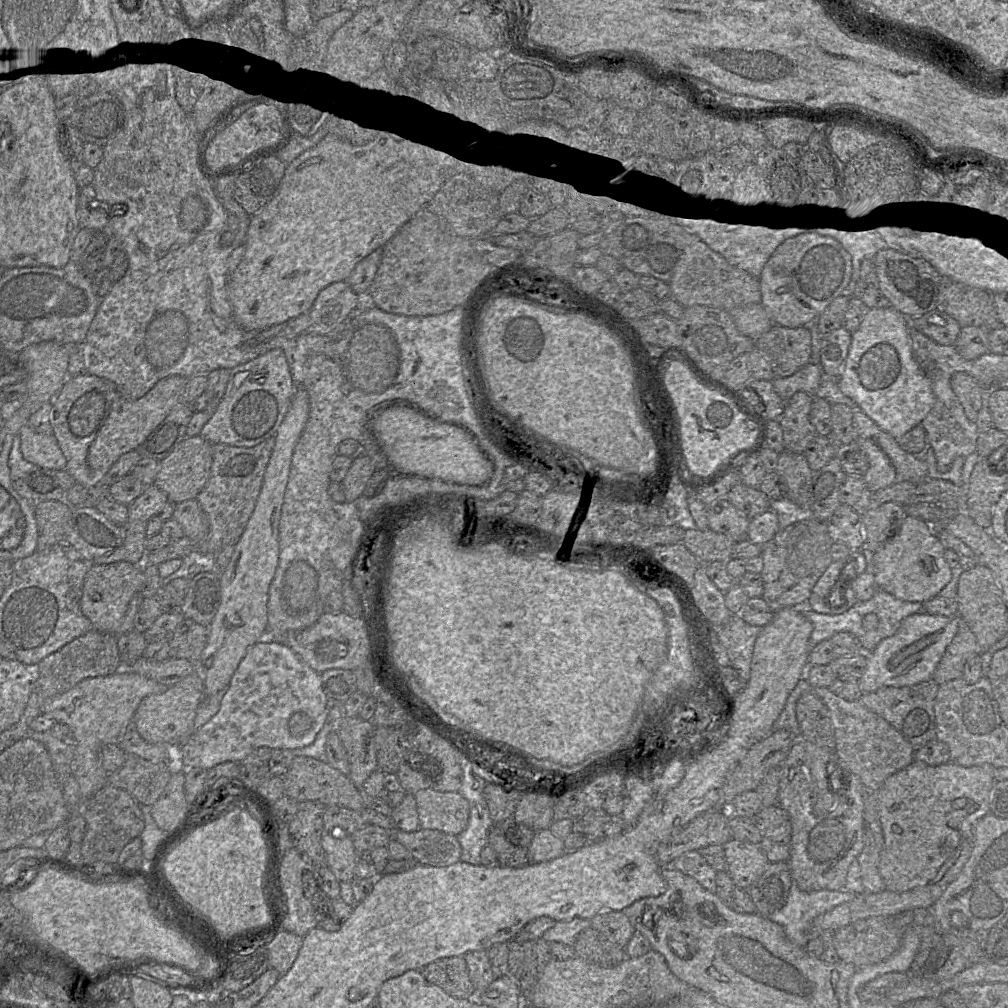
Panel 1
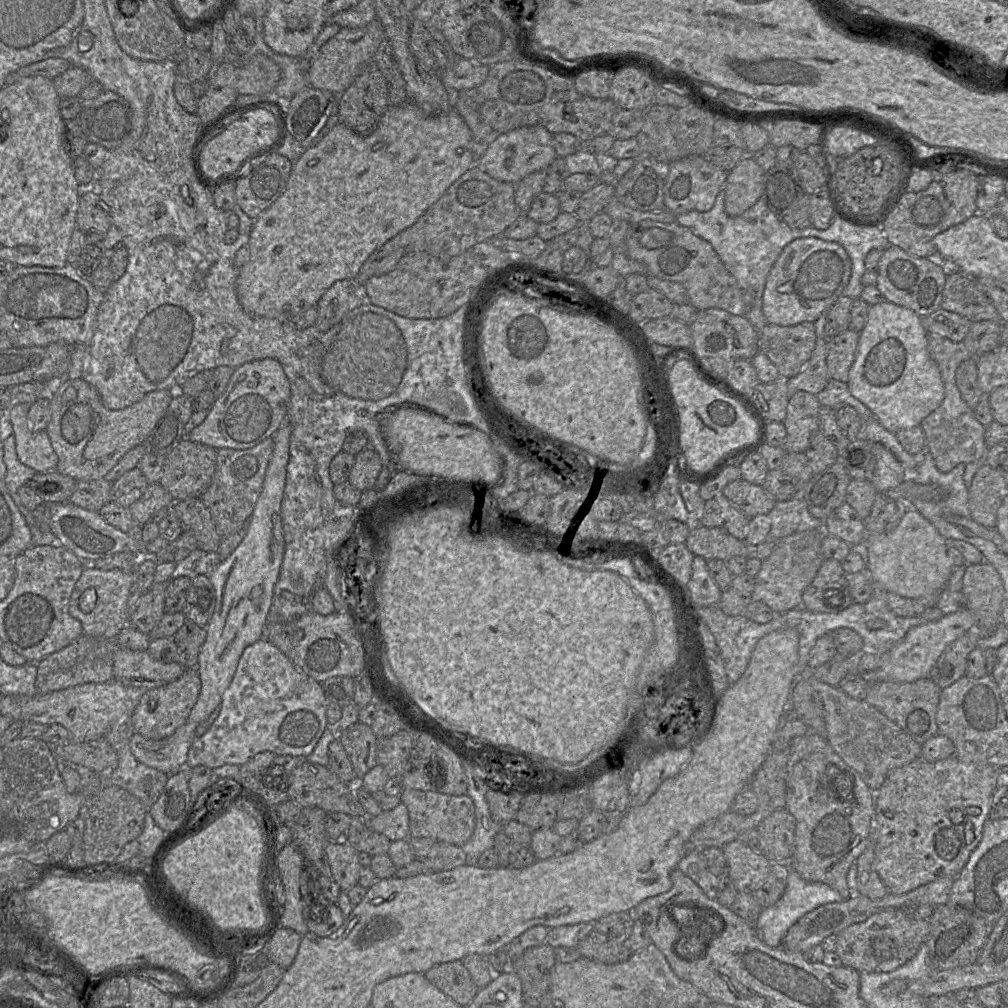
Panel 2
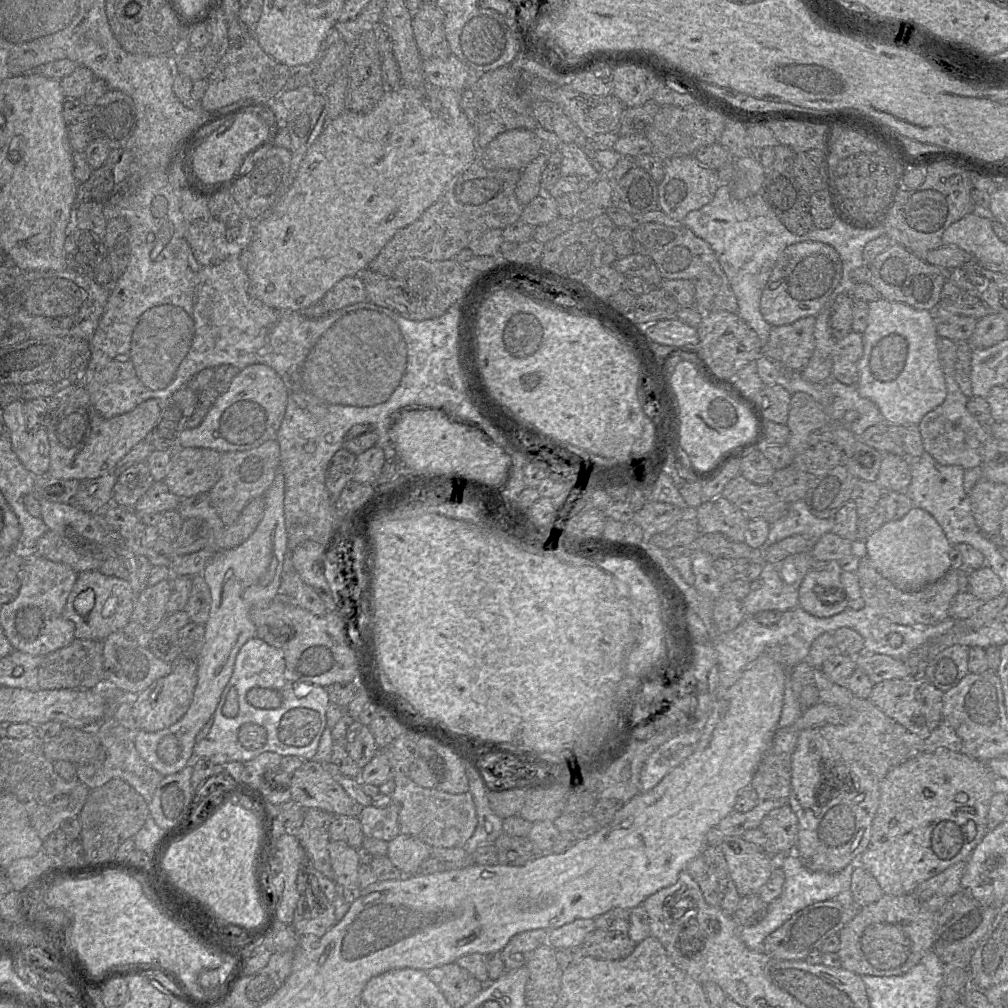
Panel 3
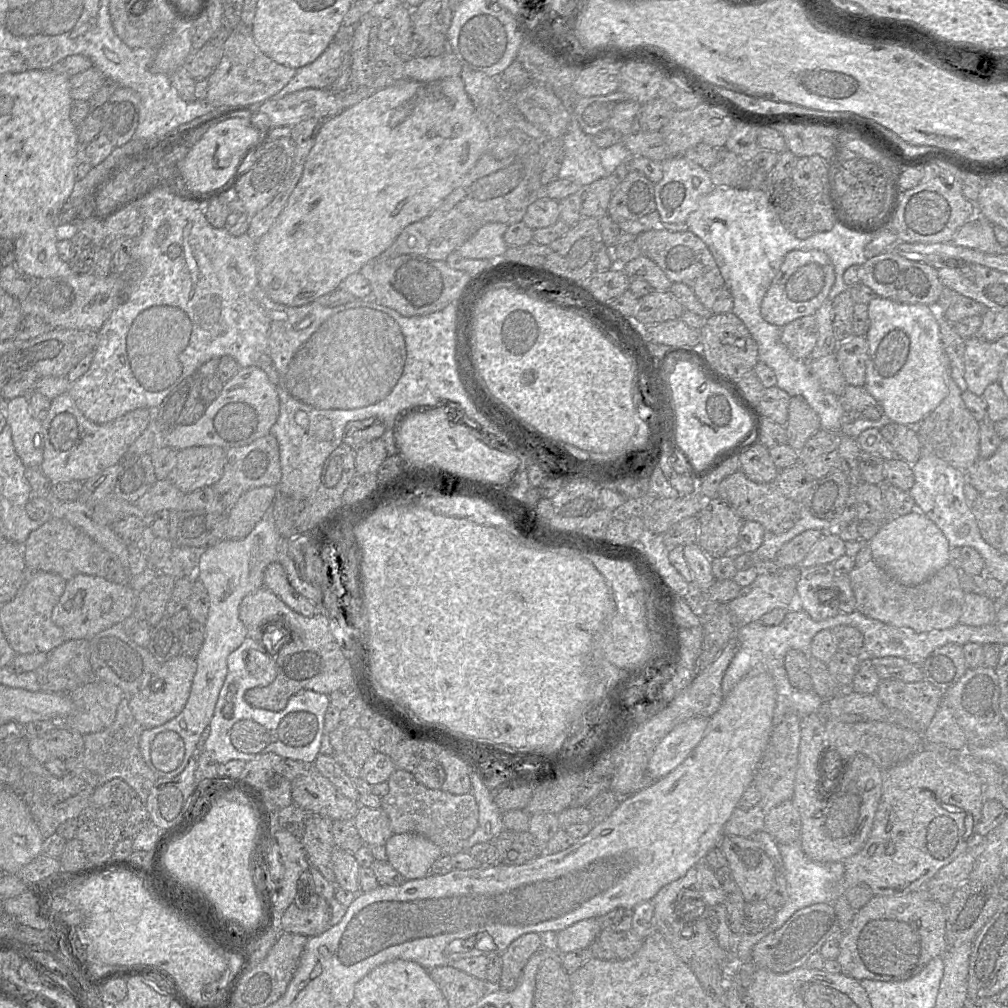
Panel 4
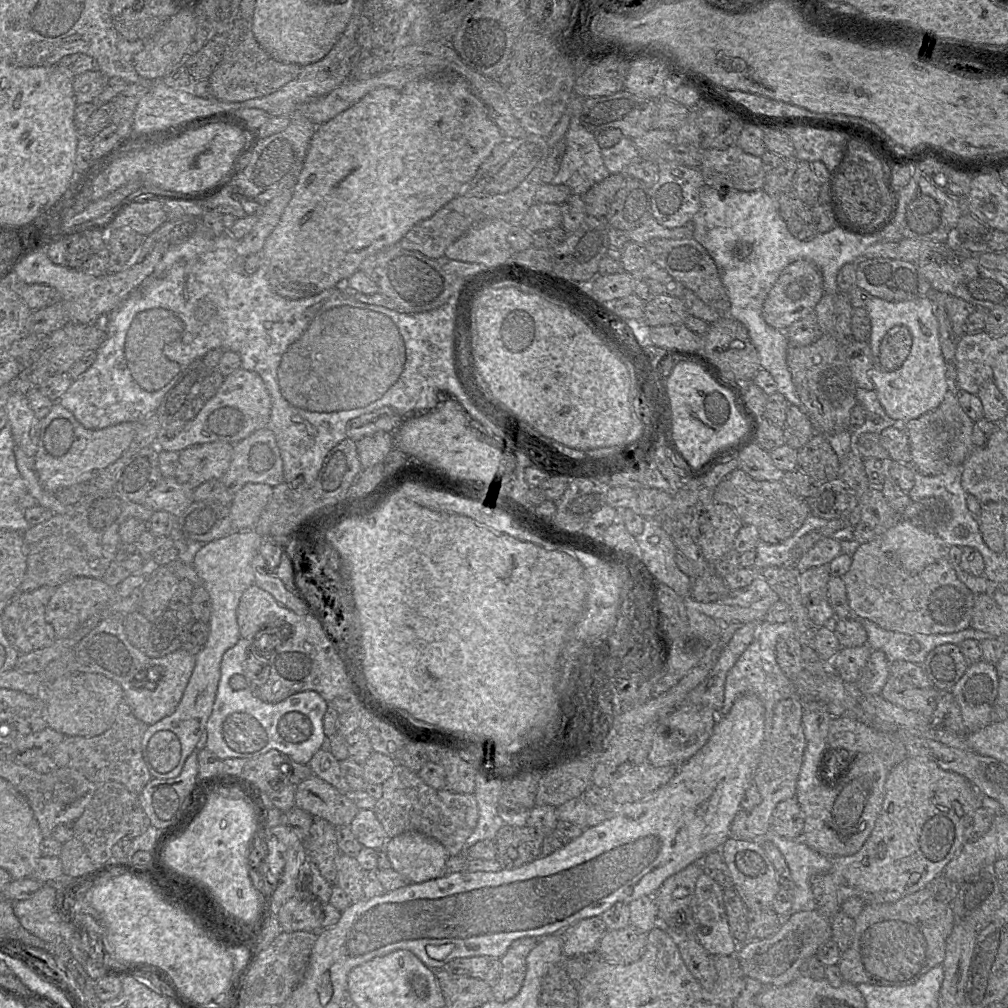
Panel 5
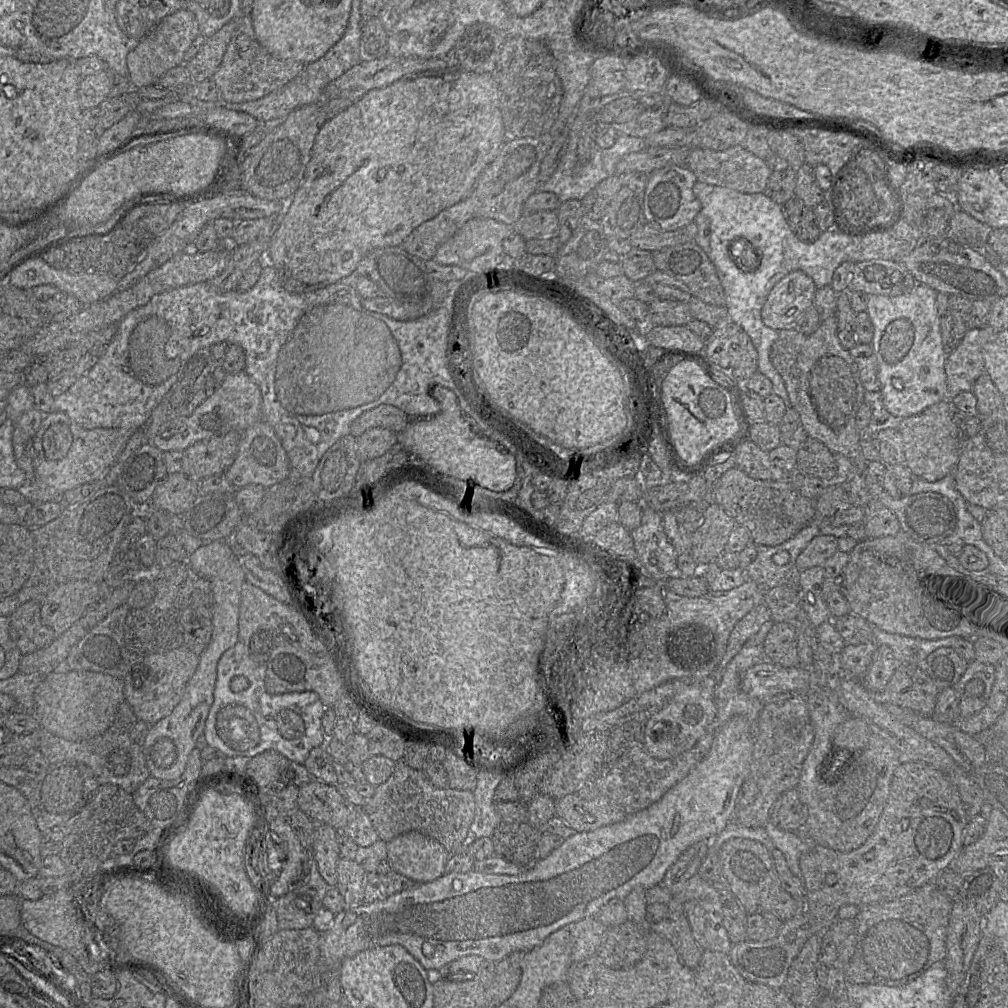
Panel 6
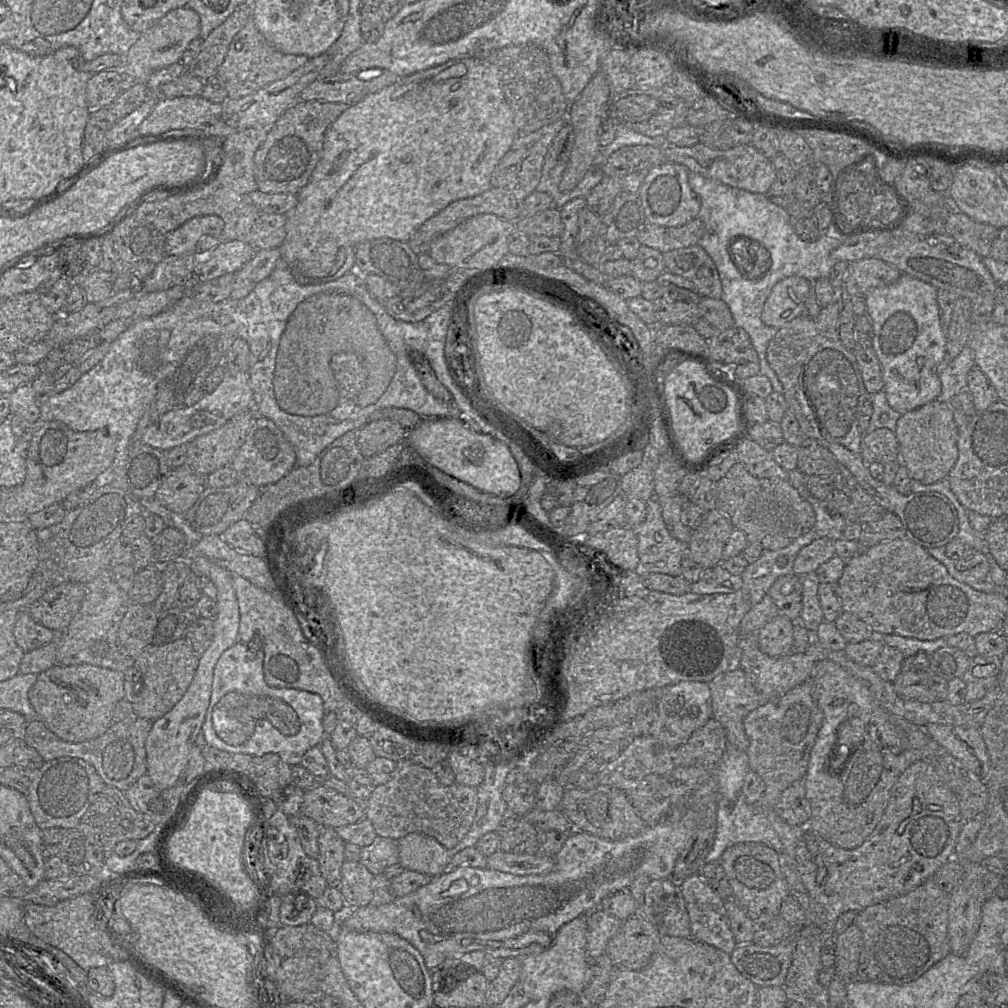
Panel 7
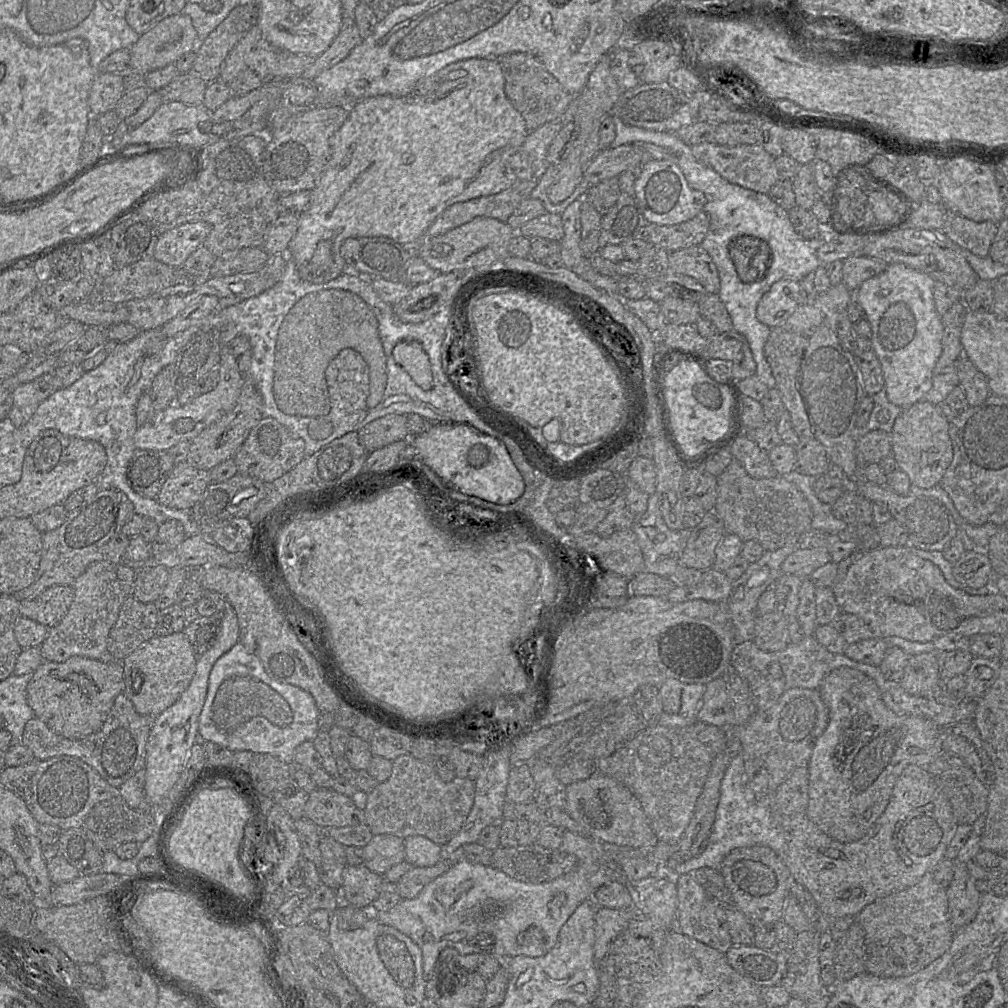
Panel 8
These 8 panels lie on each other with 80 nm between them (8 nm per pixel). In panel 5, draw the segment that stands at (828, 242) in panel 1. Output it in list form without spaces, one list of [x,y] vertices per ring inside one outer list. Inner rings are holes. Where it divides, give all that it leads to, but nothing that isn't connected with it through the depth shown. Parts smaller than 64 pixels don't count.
[[[796,260],[787,265],[763,304],[763,317],[772,327],[785,331],[794,322],[814,312],[817,303],[824,294],[823,277],[820,269],[811,261]]]

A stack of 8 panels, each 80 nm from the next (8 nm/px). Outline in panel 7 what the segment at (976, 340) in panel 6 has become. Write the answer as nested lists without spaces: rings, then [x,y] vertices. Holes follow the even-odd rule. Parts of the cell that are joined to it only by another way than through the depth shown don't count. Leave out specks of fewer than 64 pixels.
[[[967,344],[960,354],[940,372],[941,392],[936,400],[947,403],[954,395],[965,390],[967,374],[974,366],[974,351]]]

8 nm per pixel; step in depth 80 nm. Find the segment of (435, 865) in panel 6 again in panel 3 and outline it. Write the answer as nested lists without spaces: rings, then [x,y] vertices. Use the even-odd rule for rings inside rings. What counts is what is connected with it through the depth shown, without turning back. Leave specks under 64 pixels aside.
[[[404,833],[388,842],[387,856],[404,876],[416,874],[420,864],[429,858],[431,853],[432,846]]]

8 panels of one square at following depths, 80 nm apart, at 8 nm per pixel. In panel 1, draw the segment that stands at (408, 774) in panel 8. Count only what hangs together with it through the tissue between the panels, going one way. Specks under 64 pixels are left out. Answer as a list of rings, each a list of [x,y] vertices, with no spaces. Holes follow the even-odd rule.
[[[431,788],[414,793],[421,829],[458,835],[467,826],[470,807],[458,791],[440,792]]]

